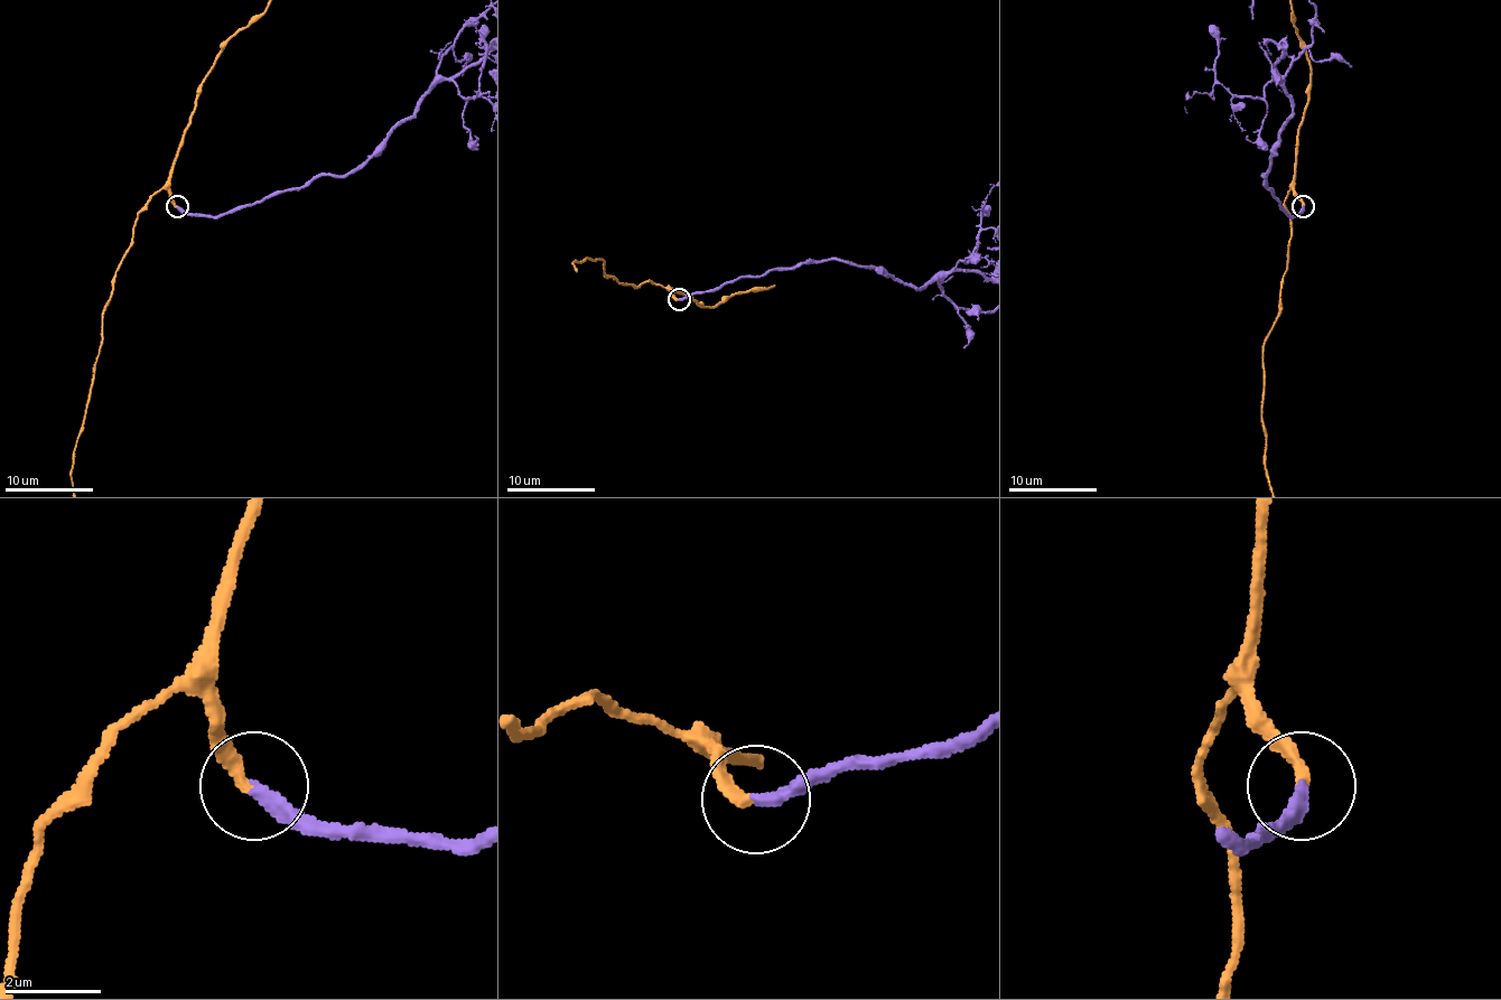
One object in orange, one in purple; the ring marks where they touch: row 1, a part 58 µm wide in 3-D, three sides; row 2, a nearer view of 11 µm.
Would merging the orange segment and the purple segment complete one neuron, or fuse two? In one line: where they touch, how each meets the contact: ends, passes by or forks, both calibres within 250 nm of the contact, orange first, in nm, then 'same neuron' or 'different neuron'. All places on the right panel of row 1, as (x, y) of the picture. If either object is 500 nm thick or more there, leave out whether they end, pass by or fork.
place (1303, 206); orange ends; purple ends; calibres 260 and 280 nm; same neuron

